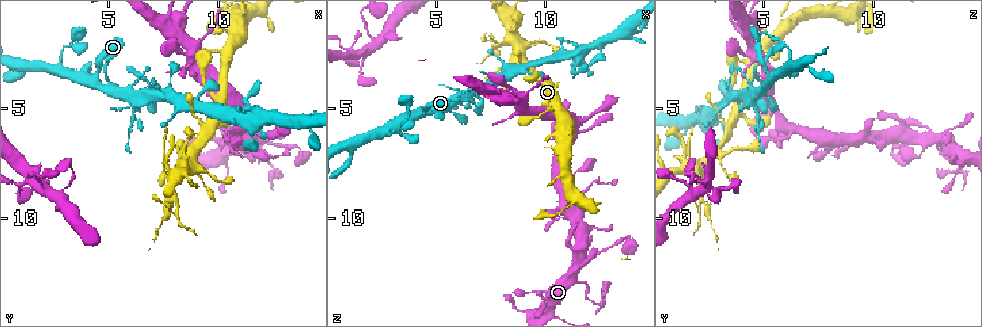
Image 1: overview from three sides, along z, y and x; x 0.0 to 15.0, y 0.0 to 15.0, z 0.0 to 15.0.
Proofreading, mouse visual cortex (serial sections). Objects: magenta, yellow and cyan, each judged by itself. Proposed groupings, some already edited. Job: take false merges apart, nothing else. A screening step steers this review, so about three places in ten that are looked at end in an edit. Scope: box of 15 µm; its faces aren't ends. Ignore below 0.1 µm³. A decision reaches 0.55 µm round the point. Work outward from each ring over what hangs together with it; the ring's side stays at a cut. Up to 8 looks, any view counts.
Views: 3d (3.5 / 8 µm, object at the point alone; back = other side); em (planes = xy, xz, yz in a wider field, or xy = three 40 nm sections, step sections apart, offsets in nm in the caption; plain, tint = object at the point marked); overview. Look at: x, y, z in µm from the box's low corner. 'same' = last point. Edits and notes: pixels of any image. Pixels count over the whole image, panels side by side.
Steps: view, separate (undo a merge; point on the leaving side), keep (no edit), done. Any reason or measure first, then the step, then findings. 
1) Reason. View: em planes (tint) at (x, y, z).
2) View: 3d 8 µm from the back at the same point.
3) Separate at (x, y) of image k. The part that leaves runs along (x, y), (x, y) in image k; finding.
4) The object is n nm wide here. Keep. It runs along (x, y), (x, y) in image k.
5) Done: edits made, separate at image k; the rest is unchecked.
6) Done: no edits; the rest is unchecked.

View: 3d 3.5 µm at (11.5, 6.8, 12.9).

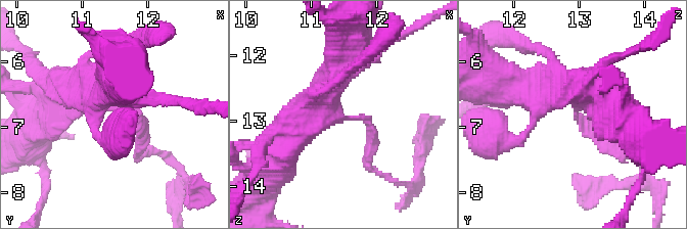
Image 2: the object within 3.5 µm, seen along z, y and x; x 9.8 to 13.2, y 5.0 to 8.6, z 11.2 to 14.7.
The arms are 200, 500 nm wide; now the EM. View: em xy step 3 (tint) at (11.50, 6.70, 12.95).

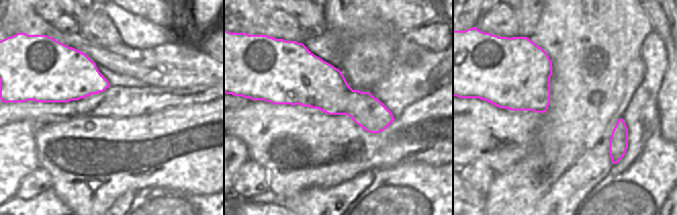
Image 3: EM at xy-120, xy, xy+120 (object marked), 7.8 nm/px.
Another direction. View: em xy step 2 (tint) at the same point.

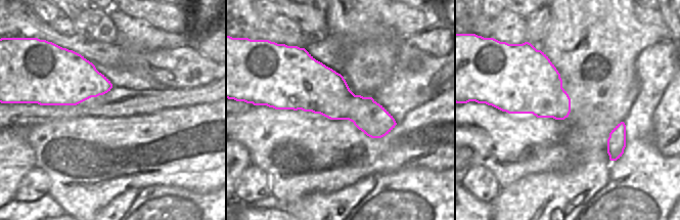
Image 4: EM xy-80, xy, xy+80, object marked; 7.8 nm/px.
Keep. It runs along (60, 88), (136, 107), (142, 139) in image 2; continuous, no second cell.

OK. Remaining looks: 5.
Small branch off a trunk. View: 3d 3.5 µm at (8.4, 7.8, 1.9).

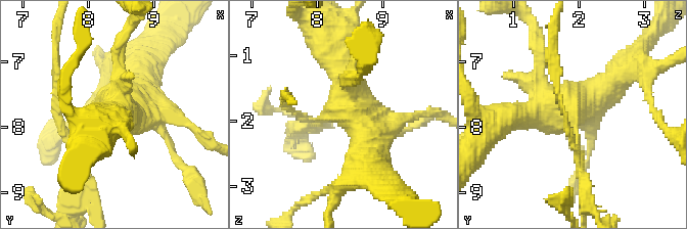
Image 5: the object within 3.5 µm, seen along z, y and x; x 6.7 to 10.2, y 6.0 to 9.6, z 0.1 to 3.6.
Shape alone is not enough. View: em xy step 2 (tint) at (8.35, 7.90, 1.95).

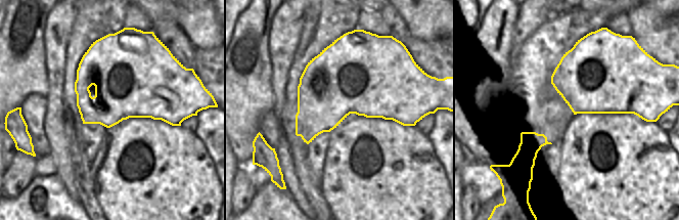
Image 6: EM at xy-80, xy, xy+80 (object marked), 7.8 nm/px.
Separate at (304, 126) of image 5. The part that leaves runs along (313, 122), (294, 130), (294, 148) in image 5; two cells meet here.

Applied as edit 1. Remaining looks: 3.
Done: edits made, separate at image 5; the rest is unchecked.

